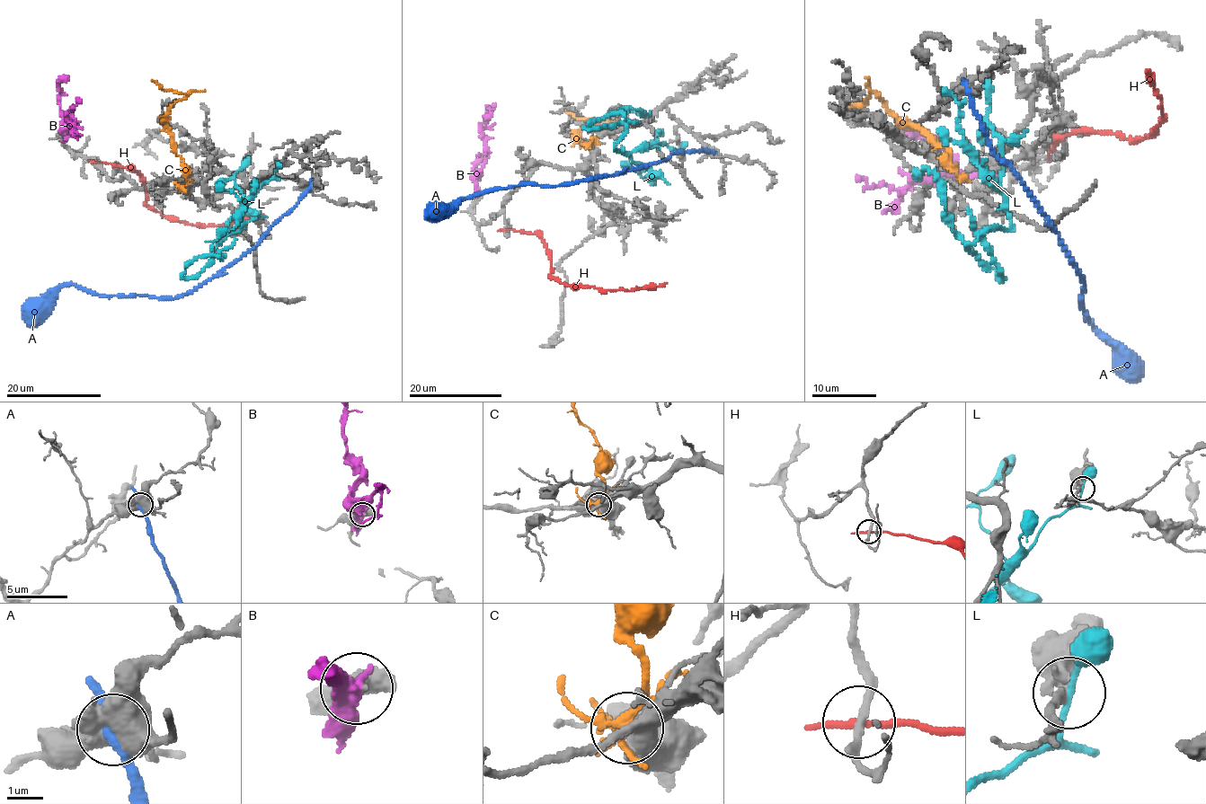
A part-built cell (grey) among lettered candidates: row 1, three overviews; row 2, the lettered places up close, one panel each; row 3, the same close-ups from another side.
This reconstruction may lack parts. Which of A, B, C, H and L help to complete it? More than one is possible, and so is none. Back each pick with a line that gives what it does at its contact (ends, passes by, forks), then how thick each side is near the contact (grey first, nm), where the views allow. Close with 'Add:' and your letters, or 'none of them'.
L: it passes by; 240 nm thick on the grey side, 120 nm on the other
Add: L

